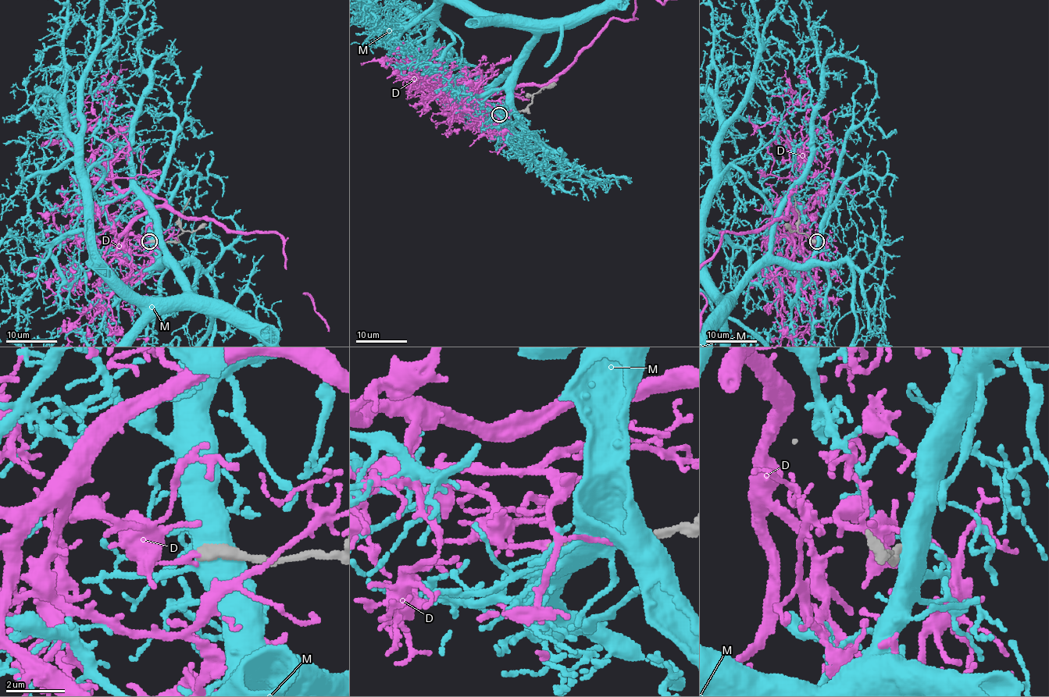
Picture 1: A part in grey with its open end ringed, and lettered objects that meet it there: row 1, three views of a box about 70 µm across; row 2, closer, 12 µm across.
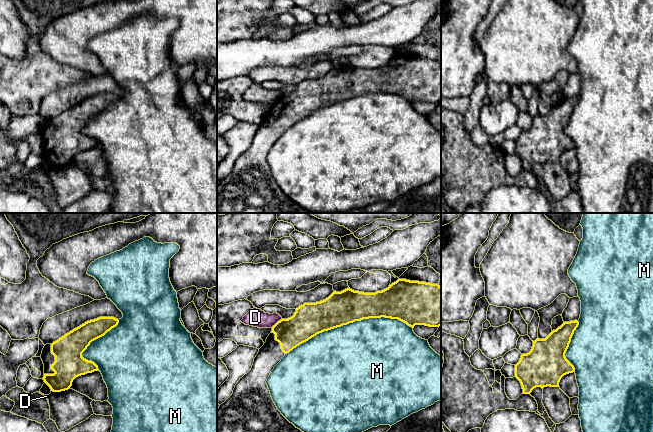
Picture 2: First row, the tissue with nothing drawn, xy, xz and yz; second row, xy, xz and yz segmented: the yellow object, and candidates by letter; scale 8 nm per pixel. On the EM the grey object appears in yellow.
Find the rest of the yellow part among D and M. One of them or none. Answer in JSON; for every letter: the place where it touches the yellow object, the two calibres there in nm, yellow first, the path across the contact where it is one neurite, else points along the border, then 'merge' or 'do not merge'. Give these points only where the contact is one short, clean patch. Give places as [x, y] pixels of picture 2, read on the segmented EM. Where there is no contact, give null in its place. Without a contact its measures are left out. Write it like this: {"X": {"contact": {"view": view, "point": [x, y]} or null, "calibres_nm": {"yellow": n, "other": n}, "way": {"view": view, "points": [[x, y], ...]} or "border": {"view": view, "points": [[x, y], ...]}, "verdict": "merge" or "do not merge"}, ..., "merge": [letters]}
{"D": {"contact": {"view": "xz", "point": [277, 322]}, "calibres_nm": {"yellow": 260, "other": 150}, "verdict": "do not merge"}, "M": {"contact": {"view": "xz", "point": [348, 323]}, "calibres_nm": {"yellow": 280, "other": 500}, "verdict": "do not merge"}, "merge": []}

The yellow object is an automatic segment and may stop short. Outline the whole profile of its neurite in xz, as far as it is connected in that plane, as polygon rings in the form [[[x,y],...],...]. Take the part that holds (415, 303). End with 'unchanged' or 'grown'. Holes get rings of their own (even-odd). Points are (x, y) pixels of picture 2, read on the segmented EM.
[[[398,279],[389,285],[388,288],[375,293],[364,293],[347,288],[341,292],[334,291],[323,301],[304,303],[299,306],[292,317],[281,319],[272,327],[266,342],[254,358],[251,370],[240,378],[235,385],[232,395],[217,409],[217,432],[302,432],[281,414],[273,402],[266,384],[271,371],[287,353],[319,333],[355,321],[381,317],[398,319],[412,328],[415,325],[439,327],[441,326],[441,287],[438,284]]] | grown

